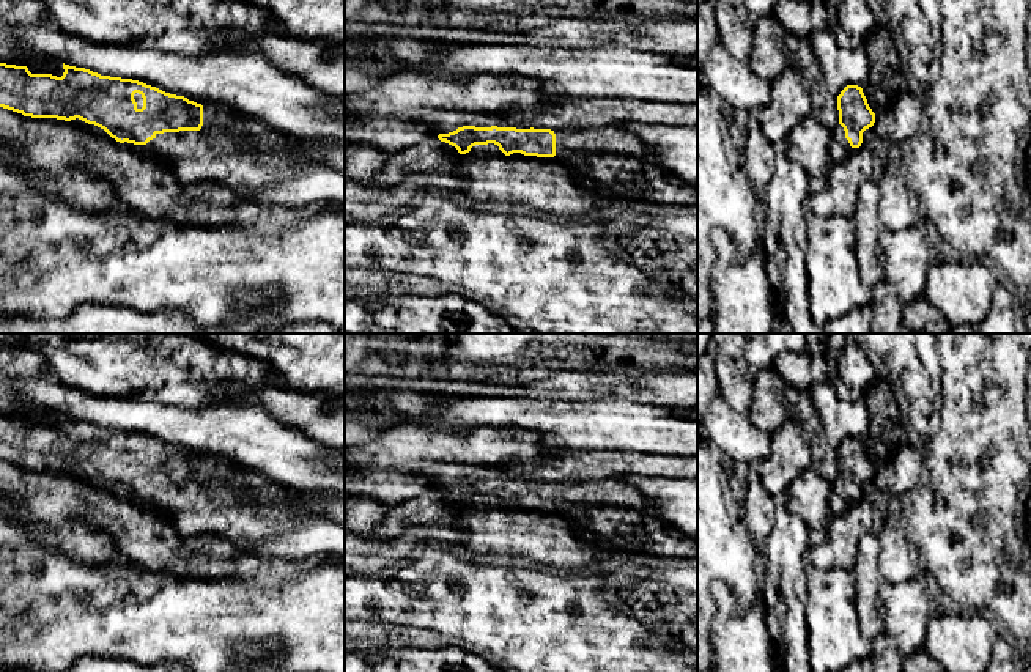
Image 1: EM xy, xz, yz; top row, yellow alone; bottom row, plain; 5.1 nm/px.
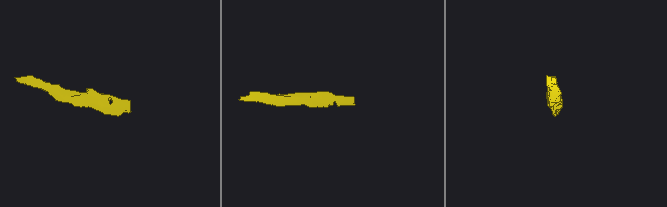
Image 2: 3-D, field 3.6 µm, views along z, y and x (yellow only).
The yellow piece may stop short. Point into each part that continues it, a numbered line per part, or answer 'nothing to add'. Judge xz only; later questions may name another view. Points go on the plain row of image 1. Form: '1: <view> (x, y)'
1: xz (444, 474)

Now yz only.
1: yz (839, 501)

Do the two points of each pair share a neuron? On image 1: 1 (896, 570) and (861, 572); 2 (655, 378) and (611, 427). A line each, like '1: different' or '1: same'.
1: different
2: different

